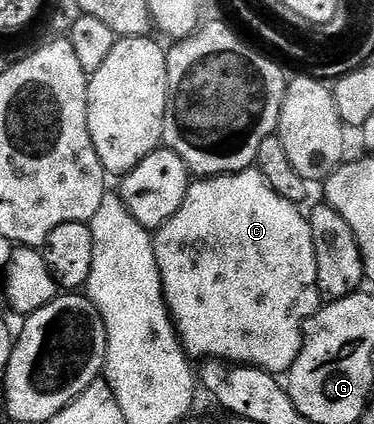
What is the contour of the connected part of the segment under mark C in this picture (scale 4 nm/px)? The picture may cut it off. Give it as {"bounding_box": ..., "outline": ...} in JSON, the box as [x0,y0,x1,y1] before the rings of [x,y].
{"bounding_box":[153,167,322,374],"outline":[[[256,167],[244,172],[230,172],[224,176],[201,178],[190,183],[181,209],[161,228],[156,229],[153,237],[155,258],[159,262],[159,274],[165,291],[165,301],[173,315],[173,325],[177,327],[177,337],[185,348],[186,356],[197,362],[224,360],[230,364],[243,364],[250,368],[262,368],[274,374],[288,373],[305,341],[305,323],[318,308],[322,307],[321,291],[317,285],[317,263],[315,262],[315,242],[311,238],[311,226],[306,213],[298,205],[287,202],[268,182],[262,178]]]}

